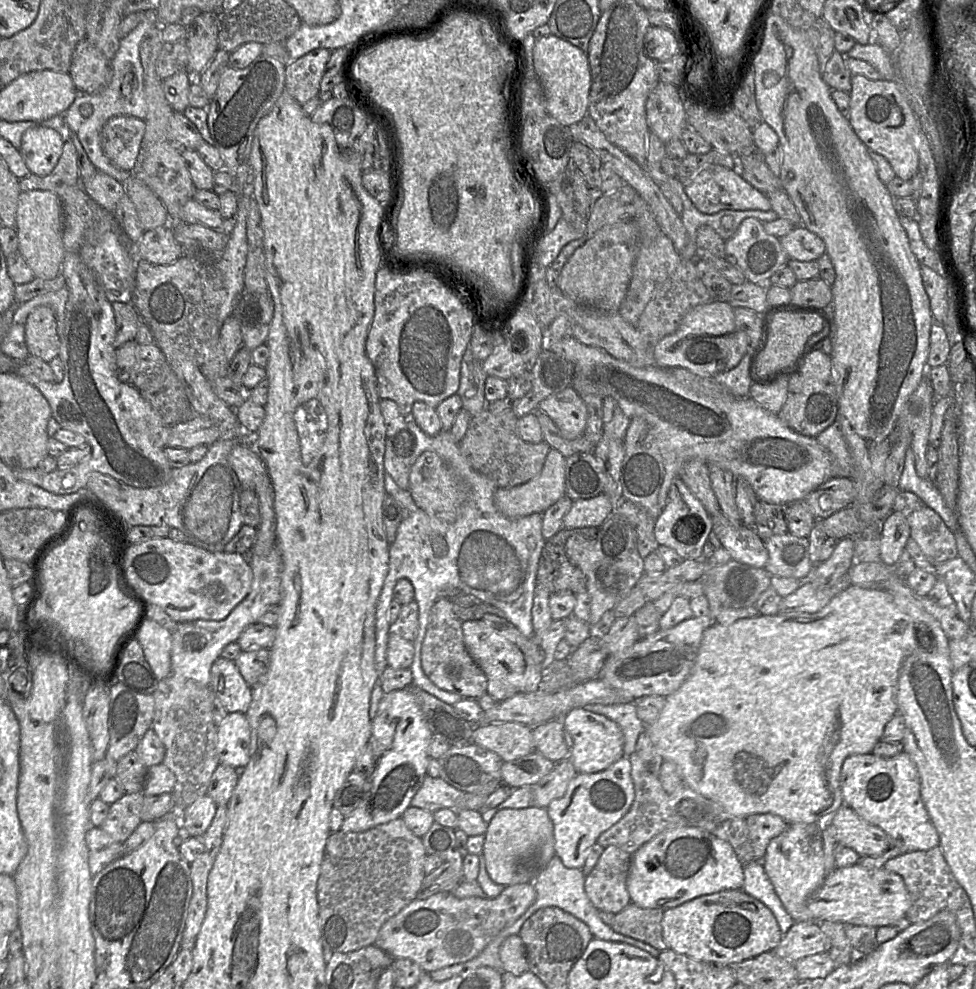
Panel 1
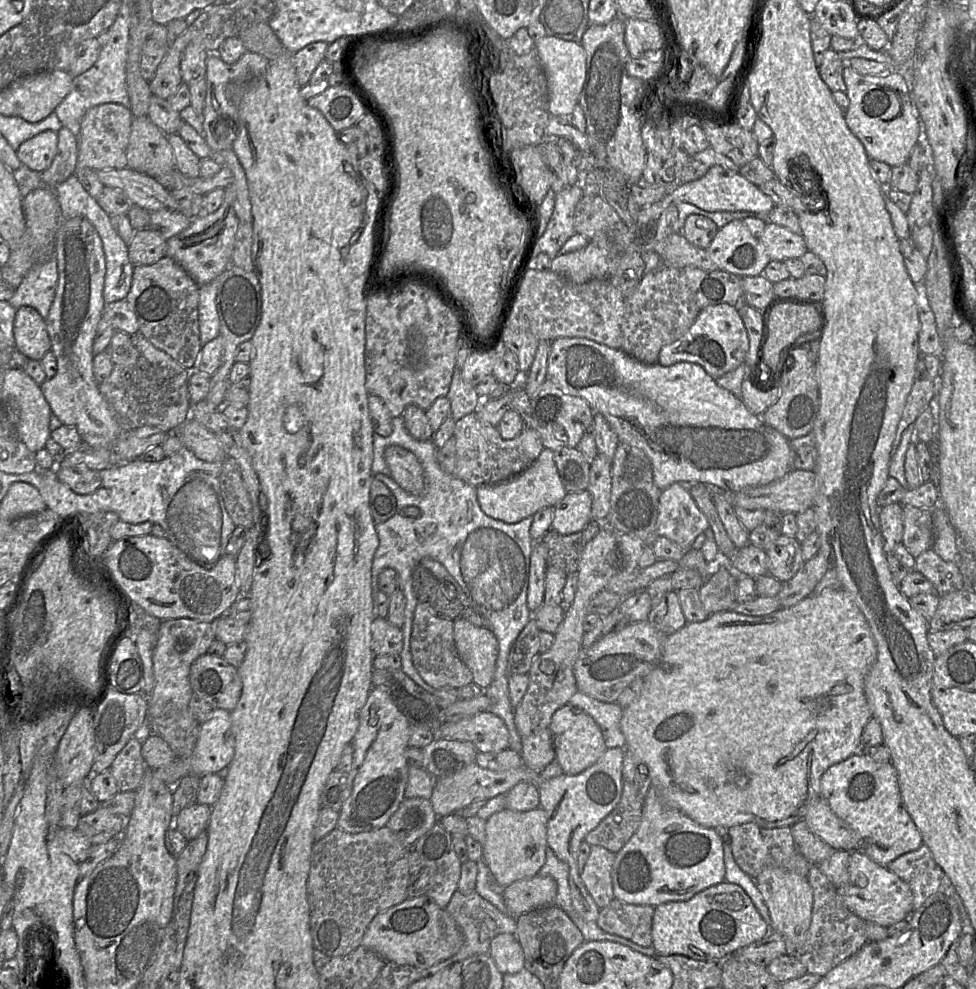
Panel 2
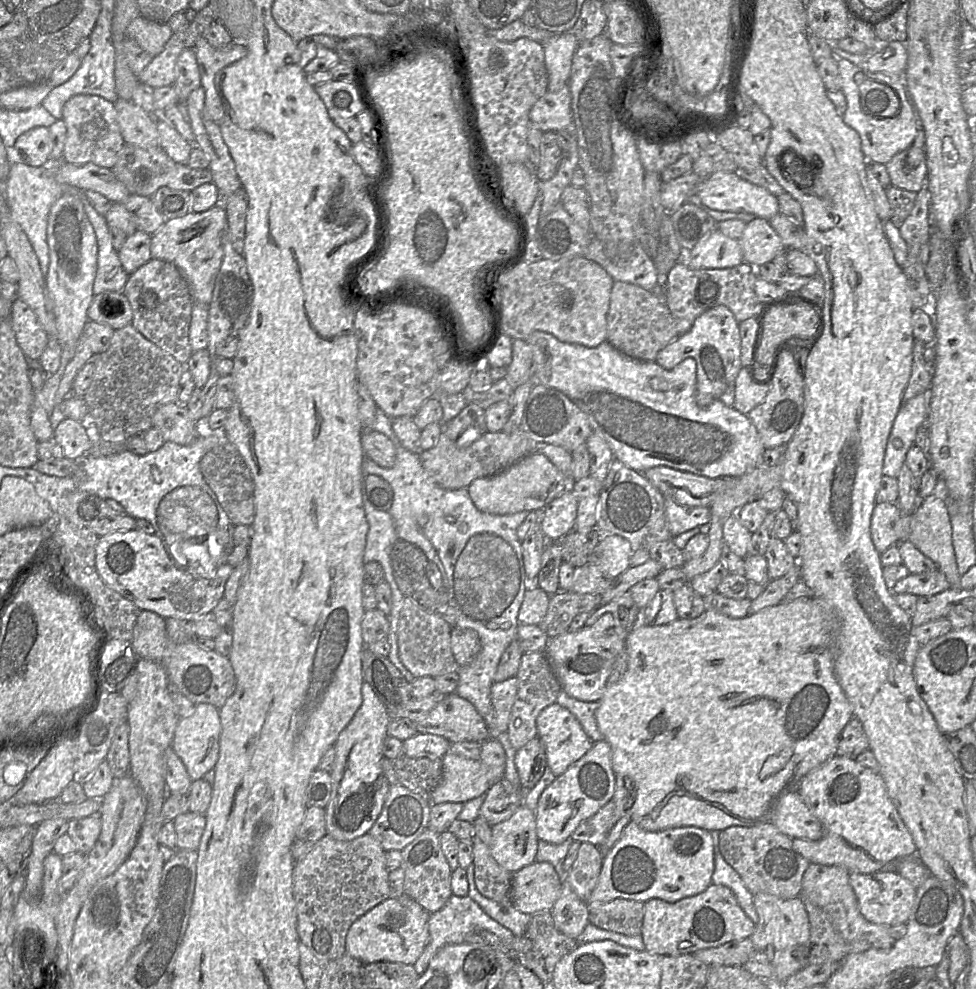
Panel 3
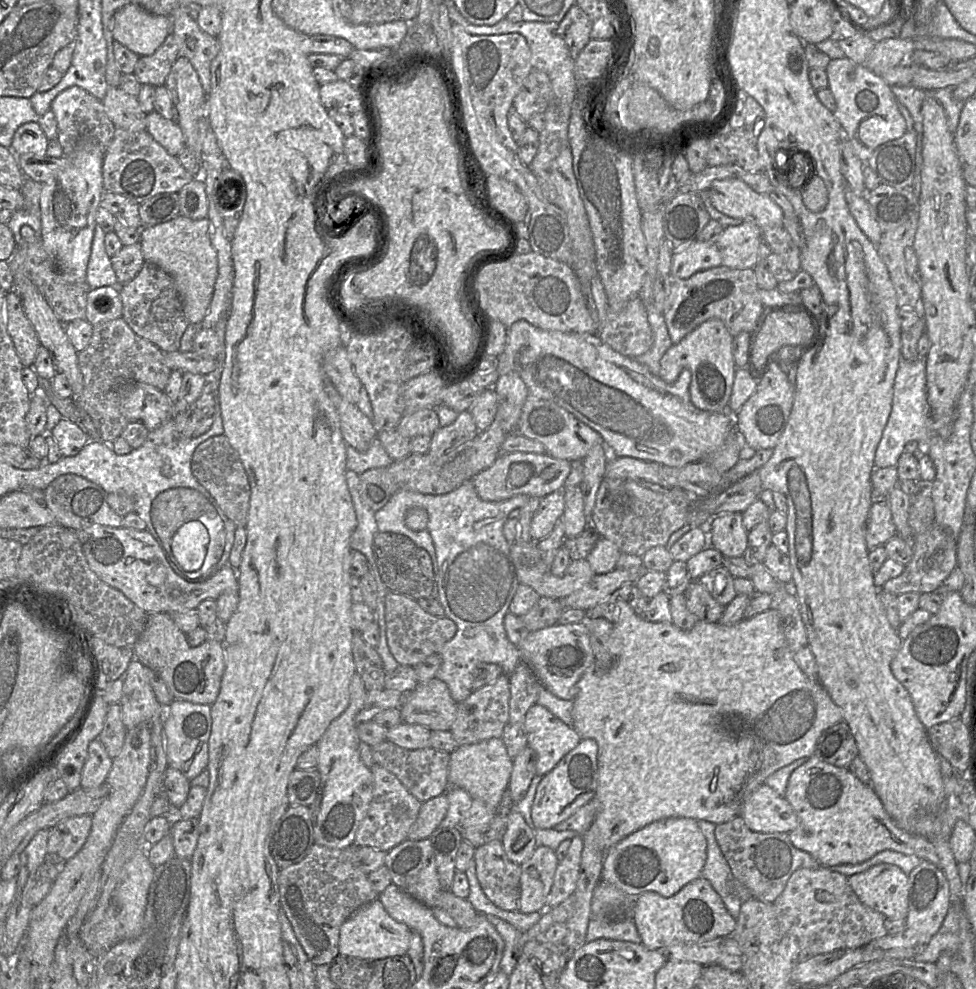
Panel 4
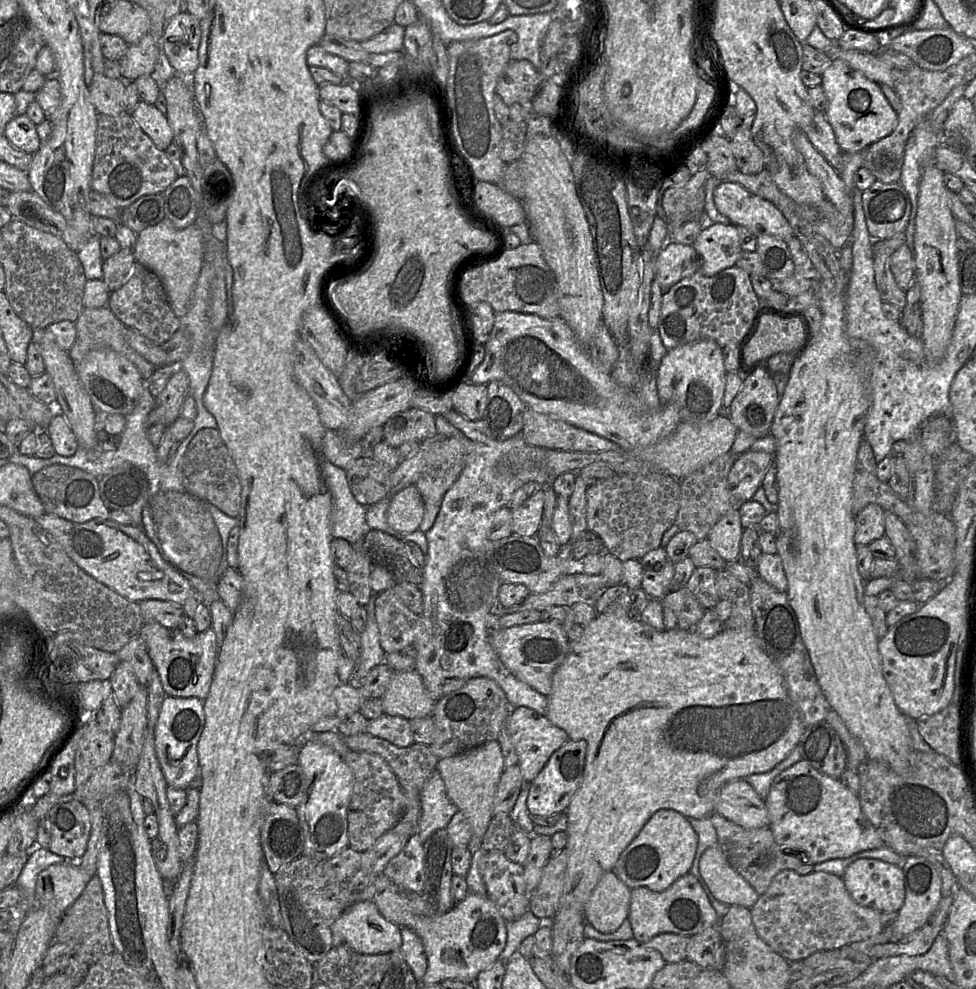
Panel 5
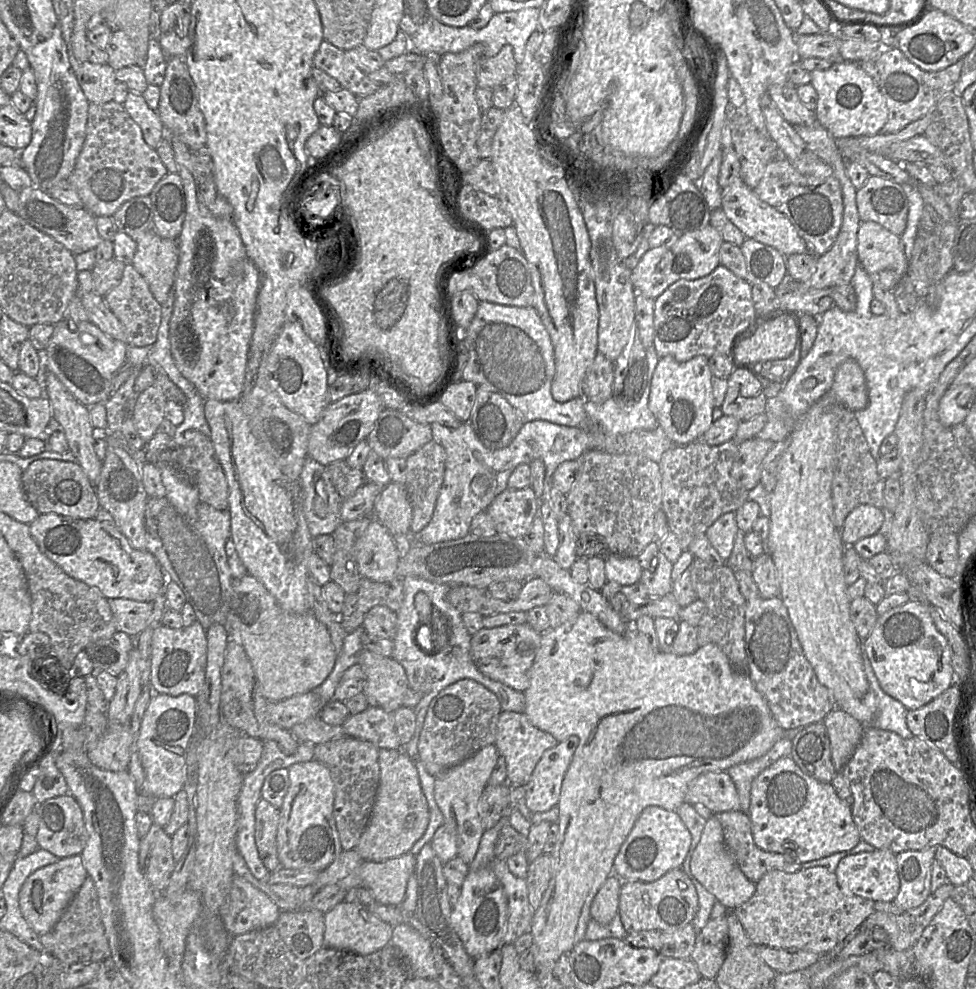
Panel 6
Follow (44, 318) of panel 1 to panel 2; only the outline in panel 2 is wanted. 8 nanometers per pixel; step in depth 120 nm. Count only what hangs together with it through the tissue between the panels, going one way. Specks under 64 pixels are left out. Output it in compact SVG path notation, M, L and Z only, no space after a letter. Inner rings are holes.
M22 306L16 310L13 333L16 349L29 359L41 360L51 350L46 321L31 306Z

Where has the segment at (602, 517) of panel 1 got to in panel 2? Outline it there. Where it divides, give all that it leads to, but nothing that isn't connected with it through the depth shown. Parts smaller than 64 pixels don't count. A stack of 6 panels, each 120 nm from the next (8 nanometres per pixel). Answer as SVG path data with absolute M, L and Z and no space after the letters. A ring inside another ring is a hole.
M588 491L567 493L553 507L551 531L562 535L581 531L592 522L591 506L592 498Z

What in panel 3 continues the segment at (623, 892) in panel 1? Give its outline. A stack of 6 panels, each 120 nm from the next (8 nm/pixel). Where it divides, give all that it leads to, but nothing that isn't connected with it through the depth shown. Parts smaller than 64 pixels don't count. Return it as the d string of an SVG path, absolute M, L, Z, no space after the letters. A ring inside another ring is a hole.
M581 842L572 868L566 873L564 882L583 901L588 900L595 888L603 865L604 855L599 847Z

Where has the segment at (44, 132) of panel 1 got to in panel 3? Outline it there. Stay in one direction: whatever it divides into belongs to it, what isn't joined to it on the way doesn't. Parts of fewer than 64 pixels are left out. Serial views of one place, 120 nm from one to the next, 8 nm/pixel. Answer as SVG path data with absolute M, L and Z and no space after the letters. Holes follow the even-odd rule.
M40 126L28 130L7 150L10 164L21 161L34 167L43 166L52 152L49 128Z

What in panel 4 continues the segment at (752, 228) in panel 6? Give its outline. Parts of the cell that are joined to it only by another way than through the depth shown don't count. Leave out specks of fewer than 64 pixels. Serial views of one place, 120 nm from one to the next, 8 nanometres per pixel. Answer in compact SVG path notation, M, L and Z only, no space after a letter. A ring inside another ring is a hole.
M740 179L716 180L708 192L712 205L731 218L752 222L761 229L783 226L784 213L781 207Z

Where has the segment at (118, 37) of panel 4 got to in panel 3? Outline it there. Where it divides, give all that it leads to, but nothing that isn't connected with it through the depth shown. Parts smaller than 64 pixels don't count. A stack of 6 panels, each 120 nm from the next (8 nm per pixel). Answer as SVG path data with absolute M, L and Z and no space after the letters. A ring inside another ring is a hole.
M140 15L132 20L127 29L126 36L134 40L151 56L163 51L173 31L167 22L157 22Z

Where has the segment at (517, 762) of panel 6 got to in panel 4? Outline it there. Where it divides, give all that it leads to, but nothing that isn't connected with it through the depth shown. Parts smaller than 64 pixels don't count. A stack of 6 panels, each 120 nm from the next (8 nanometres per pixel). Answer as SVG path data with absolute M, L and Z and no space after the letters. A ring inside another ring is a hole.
M534 704L525 716L528 745L536 754L536 774L545 775L581 741L570 725L542 705Z

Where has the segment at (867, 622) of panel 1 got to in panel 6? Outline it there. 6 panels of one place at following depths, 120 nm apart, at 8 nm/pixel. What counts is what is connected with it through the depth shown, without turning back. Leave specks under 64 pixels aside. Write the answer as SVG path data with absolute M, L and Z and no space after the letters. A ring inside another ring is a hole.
M581 612L574 620L557 628L549 627L540 634L541 645L529 670L530 684L523 691L525 696L523 713L535 727L551 734L558 742L562 742L570 736L579 738L579 744L564 776L557 804L559 809L557 821L559 835L556 848L551 854L553 858L551 879L540 906L533 912L529 929L533 937L533 944L536 947L536 971L553 971L559 957L563 953L570 953L576 944L585 939L586 928L591 919L590 907L593 898L605 880L611 874L614 874L614 859L643 809L647 806L659 806L675 811L685 802L689 785L698 776L706 772L727 772L729 768L735 765L764 756L777 741L784 738L785 730L774 719L767 701L755 688L748 674L736 672L728 657L716 644L706 644L689 655L663 652L652 646L647 636L637 630L629 628L625 633L617 634L606 628L596 617L587 612Z

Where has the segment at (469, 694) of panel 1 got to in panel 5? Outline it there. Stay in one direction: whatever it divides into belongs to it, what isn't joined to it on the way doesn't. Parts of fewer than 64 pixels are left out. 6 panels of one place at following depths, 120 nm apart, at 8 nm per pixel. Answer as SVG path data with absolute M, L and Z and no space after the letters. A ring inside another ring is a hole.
M392 587L382 592L375 606L375 616L379 629L380 645L386 653L411 648L416 637L422 633L423 617L409 610L402 601L394 595Z

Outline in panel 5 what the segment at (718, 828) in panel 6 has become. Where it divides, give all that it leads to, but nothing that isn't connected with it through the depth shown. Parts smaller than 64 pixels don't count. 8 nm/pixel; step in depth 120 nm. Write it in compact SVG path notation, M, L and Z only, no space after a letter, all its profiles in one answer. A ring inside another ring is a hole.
M719 843L707 848L699 871L712 895L723 904L751 908L759 899L754 888L729 864Z

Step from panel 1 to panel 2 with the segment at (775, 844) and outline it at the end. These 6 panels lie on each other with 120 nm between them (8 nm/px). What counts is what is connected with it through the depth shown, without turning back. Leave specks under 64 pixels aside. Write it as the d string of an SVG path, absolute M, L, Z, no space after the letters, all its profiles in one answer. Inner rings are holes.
M769 868L759 874L756 885L770 914L771 932L782 935L788 955L794 955L803 945L812 921L813 891L807 877L780 868Z

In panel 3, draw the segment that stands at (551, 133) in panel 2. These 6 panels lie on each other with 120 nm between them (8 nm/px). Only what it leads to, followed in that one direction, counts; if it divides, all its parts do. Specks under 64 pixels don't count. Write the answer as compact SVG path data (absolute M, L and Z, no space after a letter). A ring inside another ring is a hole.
M568 85L558 91L546 91L532 106L529 119L541 132L572 130L573 115Z

